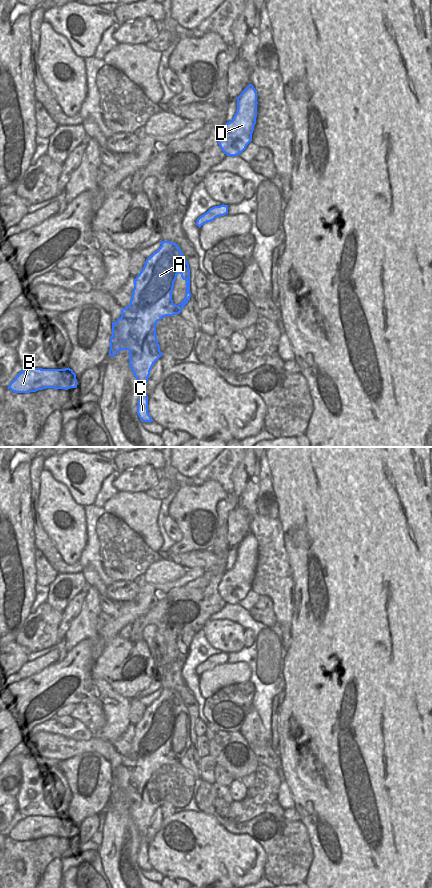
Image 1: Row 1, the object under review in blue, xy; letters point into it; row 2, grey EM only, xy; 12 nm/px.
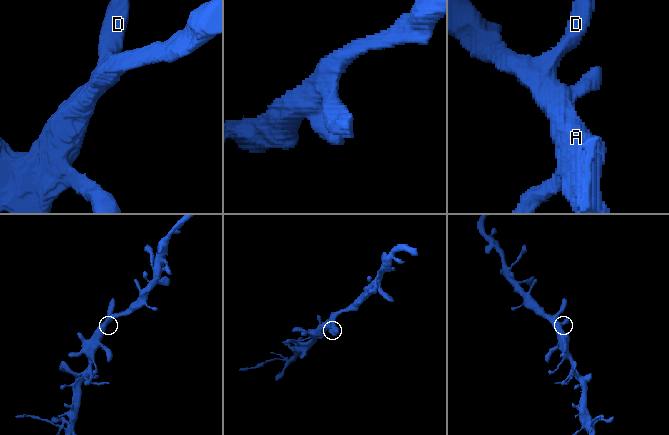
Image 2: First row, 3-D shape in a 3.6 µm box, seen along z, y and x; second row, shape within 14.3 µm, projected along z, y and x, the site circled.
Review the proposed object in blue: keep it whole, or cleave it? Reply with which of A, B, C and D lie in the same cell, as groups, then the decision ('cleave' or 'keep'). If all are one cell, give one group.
A B C D | keep

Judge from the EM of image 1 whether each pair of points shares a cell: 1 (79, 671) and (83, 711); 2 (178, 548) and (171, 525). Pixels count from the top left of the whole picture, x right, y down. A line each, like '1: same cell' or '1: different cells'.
1: different cells
2: different cells

